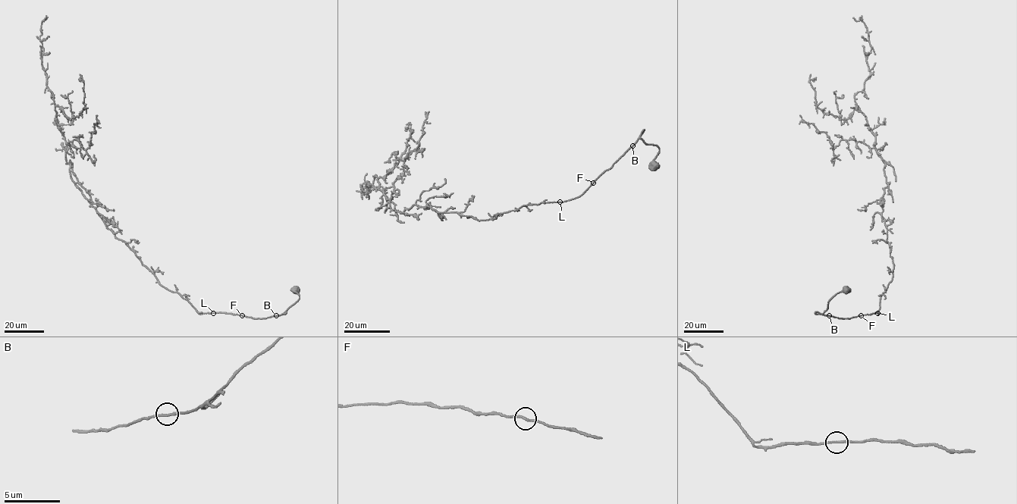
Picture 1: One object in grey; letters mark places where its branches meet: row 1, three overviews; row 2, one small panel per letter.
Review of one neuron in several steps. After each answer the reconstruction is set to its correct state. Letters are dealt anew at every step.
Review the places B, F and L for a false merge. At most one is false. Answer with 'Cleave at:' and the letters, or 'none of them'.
Cleave at: none of them

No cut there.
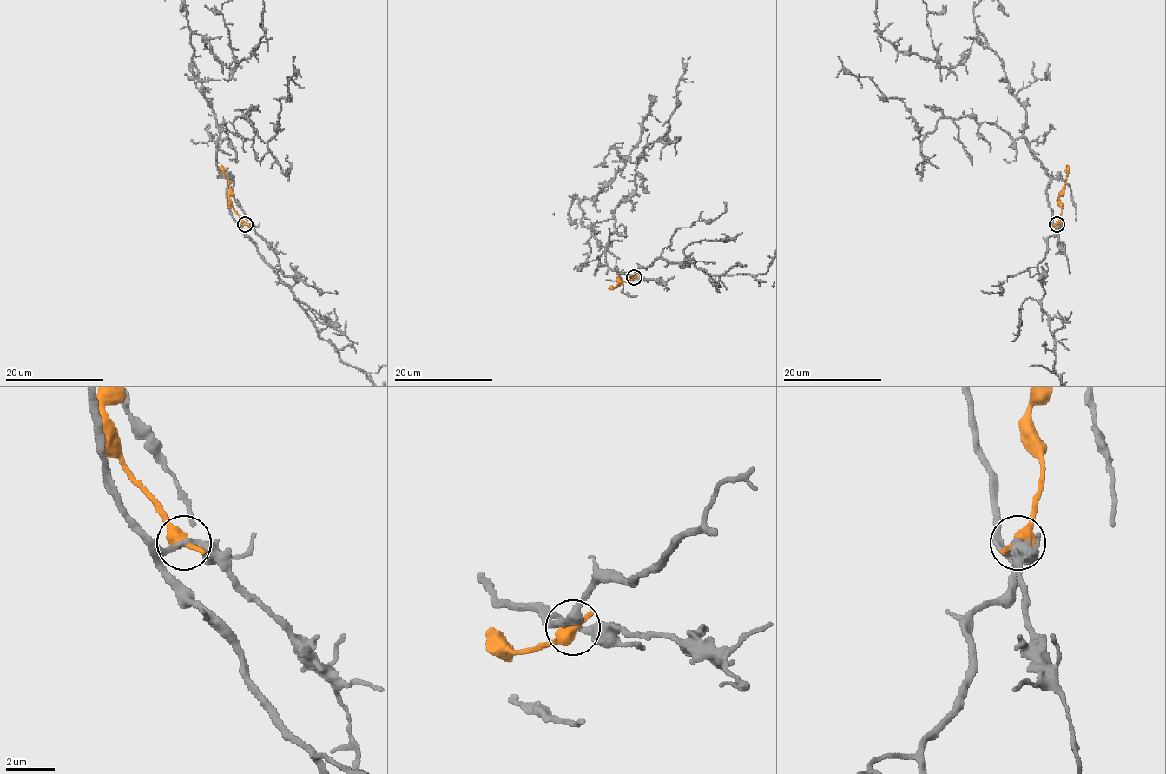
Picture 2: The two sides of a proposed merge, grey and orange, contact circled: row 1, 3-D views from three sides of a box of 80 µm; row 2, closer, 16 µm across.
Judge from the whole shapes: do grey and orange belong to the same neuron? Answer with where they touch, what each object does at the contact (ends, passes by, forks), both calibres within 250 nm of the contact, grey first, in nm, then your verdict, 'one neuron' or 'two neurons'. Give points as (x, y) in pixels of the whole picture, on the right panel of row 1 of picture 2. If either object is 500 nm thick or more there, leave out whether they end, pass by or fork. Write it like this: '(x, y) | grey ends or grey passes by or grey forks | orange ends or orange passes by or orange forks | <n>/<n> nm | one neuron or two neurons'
(1057, 224) | 220/600 nm | two neurons

